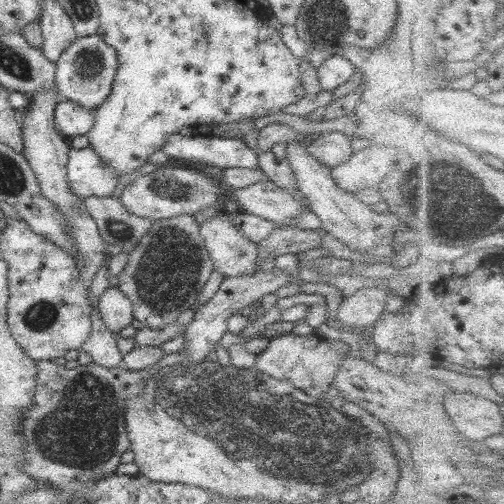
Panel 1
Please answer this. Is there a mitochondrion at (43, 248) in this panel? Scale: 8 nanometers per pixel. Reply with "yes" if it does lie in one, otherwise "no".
no

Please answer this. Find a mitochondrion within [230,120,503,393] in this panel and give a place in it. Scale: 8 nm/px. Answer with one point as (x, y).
(465, 206)

